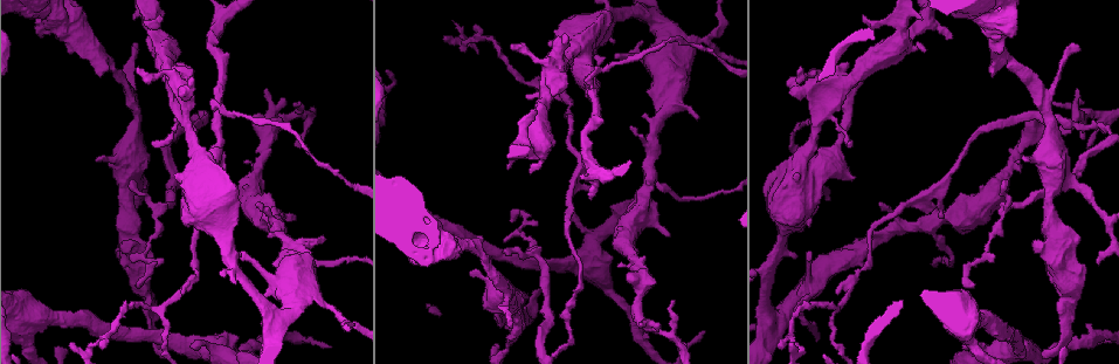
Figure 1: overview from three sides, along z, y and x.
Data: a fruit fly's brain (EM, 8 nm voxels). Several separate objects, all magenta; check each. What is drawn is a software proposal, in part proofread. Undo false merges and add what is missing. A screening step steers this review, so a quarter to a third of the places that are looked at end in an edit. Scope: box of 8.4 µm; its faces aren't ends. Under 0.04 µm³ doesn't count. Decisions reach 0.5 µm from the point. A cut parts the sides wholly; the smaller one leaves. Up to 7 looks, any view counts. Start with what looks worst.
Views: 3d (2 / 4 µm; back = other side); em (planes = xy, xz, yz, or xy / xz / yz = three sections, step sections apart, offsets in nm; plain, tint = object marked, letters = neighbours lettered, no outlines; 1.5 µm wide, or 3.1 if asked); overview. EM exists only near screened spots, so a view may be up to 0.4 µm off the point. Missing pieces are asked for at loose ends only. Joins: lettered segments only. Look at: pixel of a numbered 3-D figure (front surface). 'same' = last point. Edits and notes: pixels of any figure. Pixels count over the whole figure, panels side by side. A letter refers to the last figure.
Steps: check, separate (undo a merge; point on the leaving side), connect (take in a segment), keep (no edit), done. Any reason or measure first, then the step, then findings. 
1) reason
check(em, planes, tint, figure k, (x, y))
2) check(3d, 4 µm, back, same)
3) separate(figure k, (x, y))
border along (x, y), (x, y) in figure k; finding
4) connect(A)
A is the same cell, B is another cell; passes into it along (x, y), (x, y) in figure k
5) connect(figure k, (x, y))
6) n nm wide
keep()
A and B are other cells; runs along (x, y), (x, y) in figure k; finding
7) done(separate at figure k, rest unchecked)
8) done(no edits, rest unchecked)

branch stops here
check(3d, 2 µm, figure 1, (697, 117))

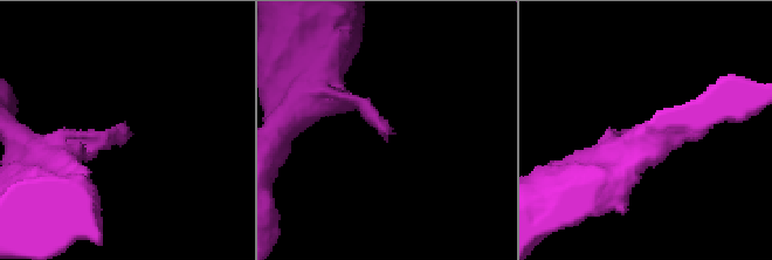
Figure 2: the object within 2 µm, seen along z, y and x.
check(em, planes, letters, figure 2, (123, 124))

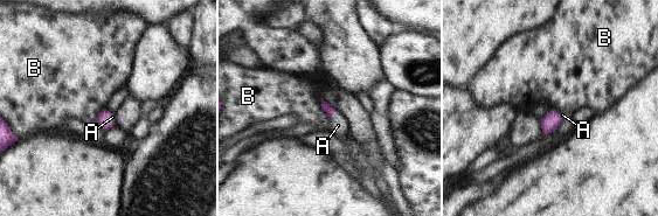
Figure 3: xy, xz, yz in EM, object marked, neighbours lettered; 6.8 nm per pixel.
connect(figure 3, (562, 115))
A is the same cell, B is another cell; passes into it along (549, 123), (559, 116), (562, 115) in figure 3; it goes on there

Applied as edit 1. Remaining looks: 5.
check(overview)

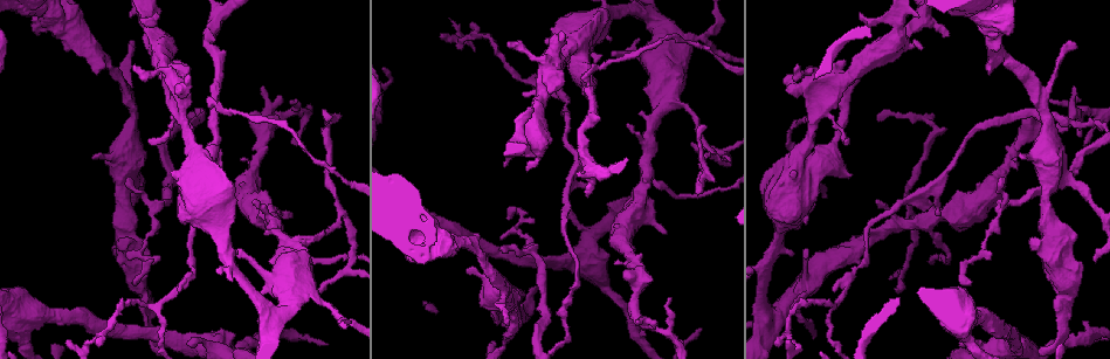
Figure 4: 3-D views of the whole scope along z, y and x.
an open end
check(3d, 2 µm, figure 4, (66, 50))

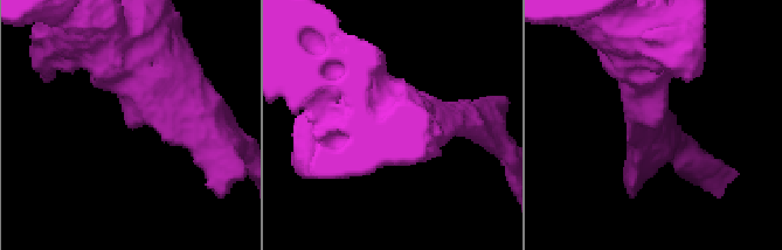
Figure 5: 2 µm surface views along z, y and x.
check(em, planes, letters, figure 5, (639, 125))

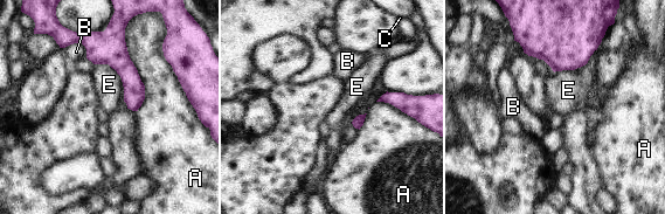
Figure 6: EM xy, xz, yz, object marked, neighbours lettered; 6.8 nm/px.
A touches over 850 nm
keep()
A, B, C and E are other cells; runs along (119, 42), (134, 108) in figure 6; none of them fits

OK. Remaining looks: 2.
three-way junction
check(em, planes, letters, figure 4, (133, 177))

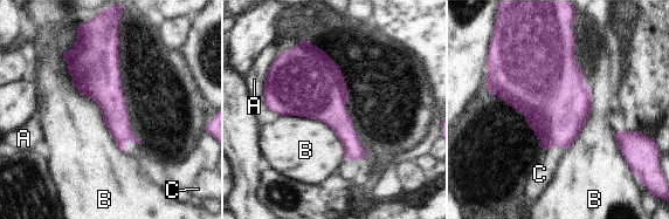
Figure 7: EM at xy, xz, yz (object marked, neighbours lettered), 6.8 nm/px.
190 nm wide
keep()
A, B and C are other cells; border along (73, 41), (67, 73), (117, 145) in figure 7; all the same cell

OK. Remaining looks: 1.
done(connect at figure 3, rest unchecked)

